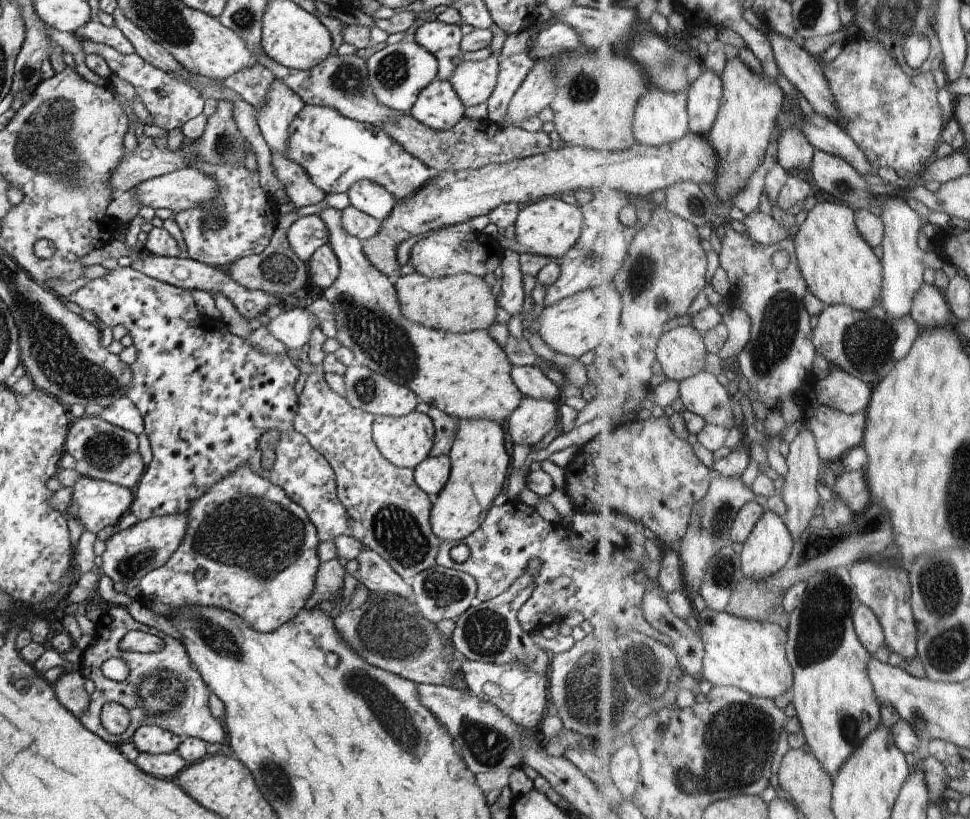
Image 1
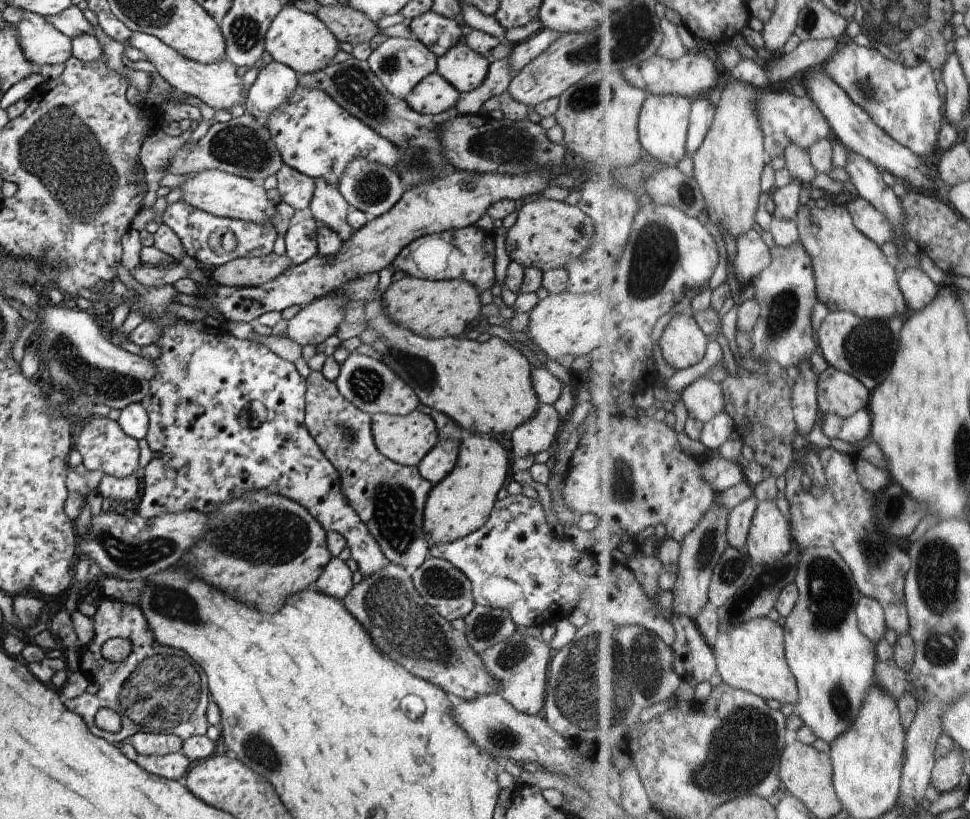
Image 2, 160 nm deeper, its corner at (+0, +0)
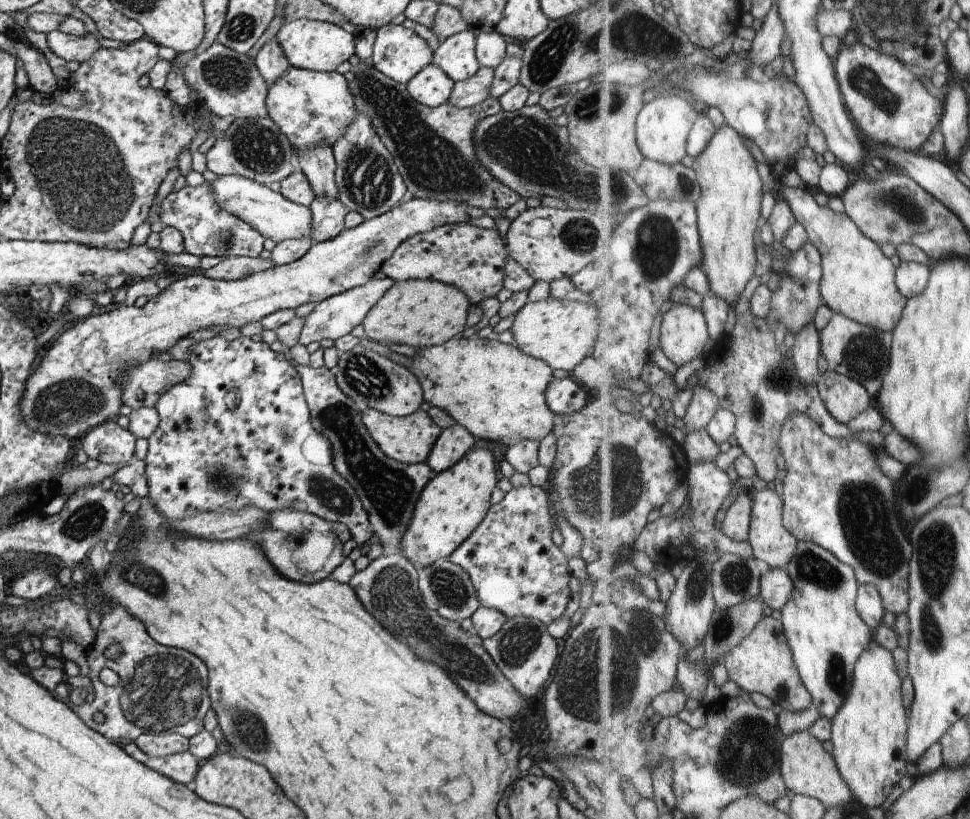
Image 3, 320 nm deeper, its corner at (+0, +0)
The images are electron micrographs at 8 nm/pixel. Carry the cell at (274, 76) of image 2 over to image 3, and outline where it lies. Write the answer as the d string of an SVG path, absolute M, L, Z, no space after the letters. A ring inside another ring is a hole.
M276 36L270 38L270 42L266 41L262 48L260 48L254 58L254 62L268 86L290 65Z

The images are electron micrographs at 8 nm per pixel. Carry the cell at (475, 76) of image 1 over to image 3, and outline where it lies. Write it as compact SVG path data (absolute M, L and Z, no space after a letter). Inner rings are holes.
M468 28L449 36L433 53L431 62L439 66L454 82L466 80L481 67L476 56L476 33Z

